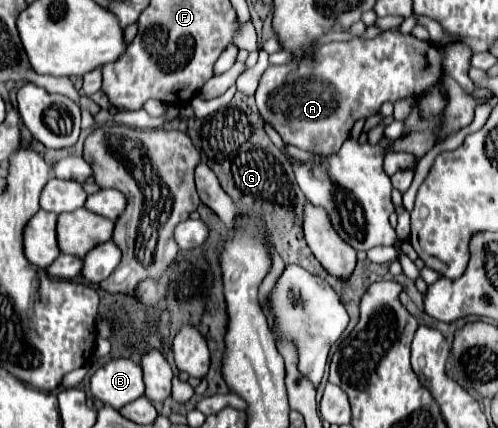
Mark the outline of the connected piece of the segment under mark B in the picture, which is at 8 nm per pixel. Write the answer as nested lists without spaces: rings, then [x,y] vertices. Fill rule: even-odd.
[[[130,358],[110,360],[92,374],[90,392],[102,404],[120,410],[144,394],[140,364],[132,362]]]

